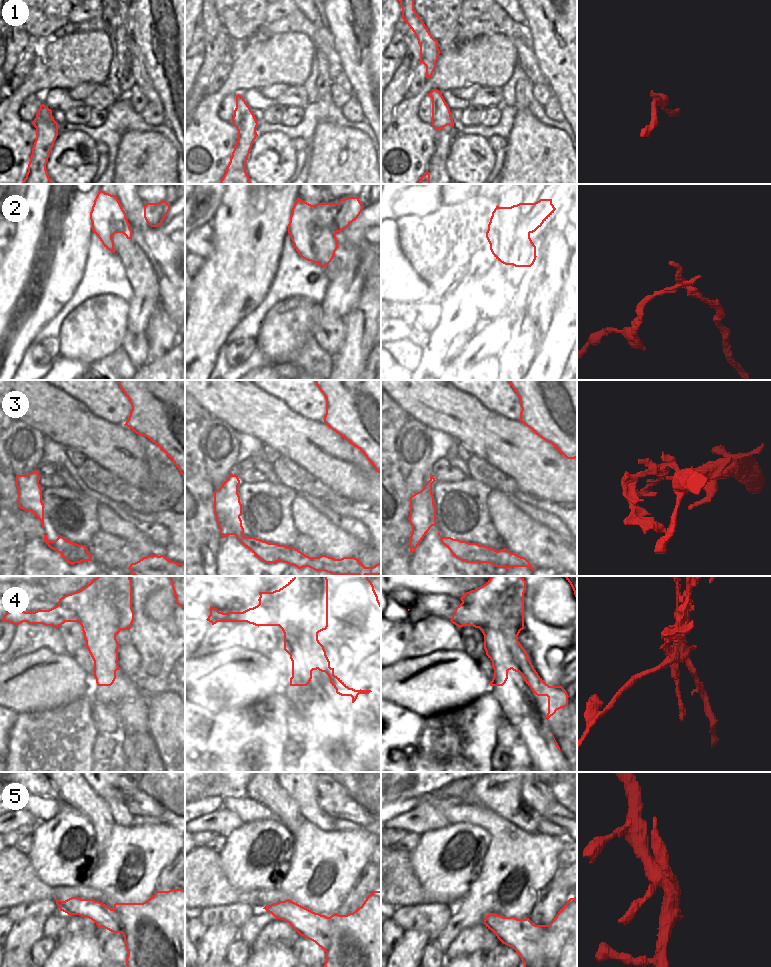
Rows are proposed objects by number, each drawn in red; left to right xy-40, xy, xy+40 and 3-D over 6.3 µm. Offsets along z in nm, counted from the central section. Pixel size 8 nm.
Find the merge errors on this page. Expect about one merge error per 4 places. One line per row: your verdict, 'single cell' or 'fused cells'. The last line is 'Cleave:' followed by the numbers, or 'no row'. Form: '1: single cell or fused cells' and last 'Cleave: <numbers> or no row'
1: single cell
2: fused cells
3: single cell
4: fused cells
5: fused cells
Cleave: 2, 4, 5

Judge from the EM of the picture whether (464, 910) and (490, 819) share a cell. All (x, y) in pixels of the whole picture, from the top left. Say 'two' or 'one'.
one

